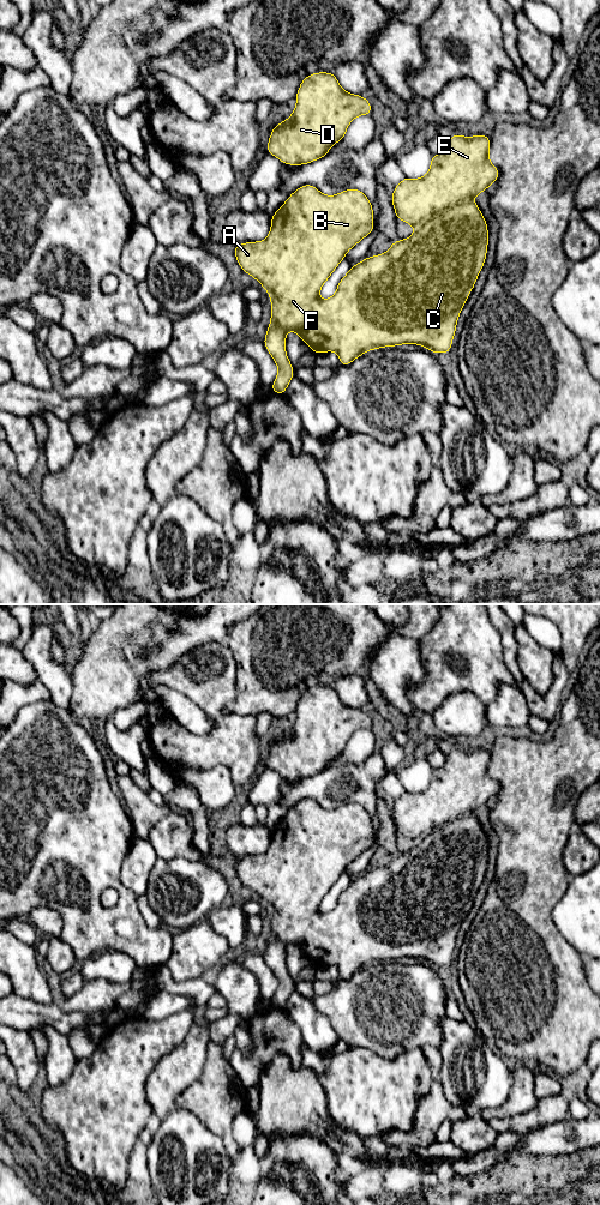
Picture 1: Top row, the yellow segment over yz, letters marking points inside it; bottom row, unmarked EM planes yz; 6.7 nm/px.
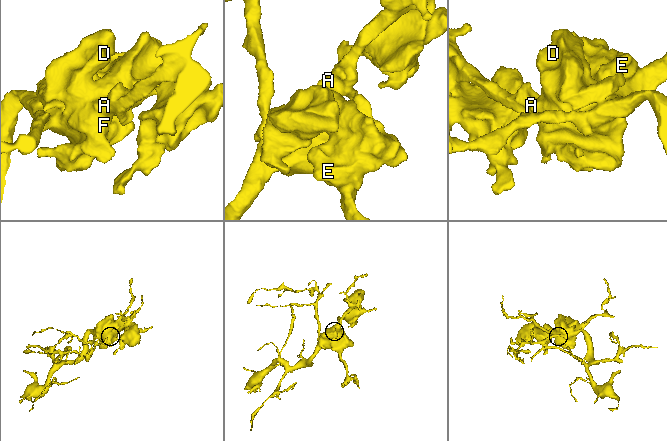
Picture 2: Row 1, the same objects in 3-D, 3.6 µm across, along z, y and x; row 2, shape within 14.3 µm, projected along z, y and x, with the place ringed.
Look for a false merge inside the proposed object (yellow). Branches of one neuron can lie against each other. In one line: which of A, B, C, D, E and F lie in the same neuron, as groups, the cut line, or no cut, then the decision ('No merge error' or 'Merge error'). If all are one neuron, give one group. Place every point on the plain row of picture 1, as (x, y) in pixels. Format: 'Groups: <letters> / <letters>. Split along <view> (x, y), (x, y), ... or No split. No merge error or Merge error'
Groups: A B C D E F. No split. No merge error

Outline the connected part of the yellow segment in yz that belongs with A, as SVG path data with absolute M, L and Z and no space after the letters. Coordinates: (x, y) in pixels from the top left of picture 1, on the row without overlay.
M455 747L448 755L446 761L440 769L431 770L430 785L420 793L403 791L403 794L395 800L394 807L390 811L396 833L403 835L415 842L415 845L410 851L404 854L396 854L391 857L388 866L383 868L377 868L373 870L367 870L359 878L354 878L352 882L346 887L343 892L338 896L336 906L326 914L319 912L319 905L323 898L328 894L331 887L336 884L338 878L346 872L347 866L353 862L356 857L370 849L374 844L373 838L373 821L368 812L358 802L344 803L336 809L325 809L319 806L313 799L307 797L294 805L286 817L277 823L277 825L271 830L271 843L268 851L264 855L248 855L241 858L234 858L234 868L240 879L241 884L253 892L256 892L260 899L269 906L271 915L271 933L269 936L269 942L264 951L264 959L268 966L272 970L275 977L278 981L278 986L274 998L271 999L271 1006L277 1008L284 1008L286 1004L294 990L293 980L286 968L286 947L288 945L294 945L299 951L306 956L314 968L322 968L328 965L336 965L340 972L340 980L349 980L355 972L361 970L364 966L380 963L385 960L397 960L401 958L419 958L425 960L433 968L448 968L451 965L451 958L454 950L456 947L456 938L458 935L458 929L466 918L468 911L473 906L475 896L487 869L488 860L488 842L485 831L482 830L479 820L473 815L473 812L486 805L496 794L499 793L499 784L493 779L490 773L490 761L491 752L485 748L472 749L469 752Z

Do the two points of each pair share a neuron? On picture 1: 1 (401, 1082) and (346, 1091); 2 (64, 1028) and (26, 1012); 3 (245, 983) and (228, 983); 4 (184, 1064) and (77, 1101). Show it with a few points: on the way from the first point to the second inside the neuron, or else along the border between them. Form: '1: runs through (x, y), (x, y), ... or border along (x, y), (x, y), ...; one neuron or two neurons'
1: runs through (388, 1091), (359, 1091); one neuron
2: runs through (54, 1018), (50, 1014), (36, 1014); one neuron
3: runs through (241, 984), (232, 983); one neuron
4: border along (167, 1054), (148, 1077), (146, 1101), (149, 1104); two neurons

